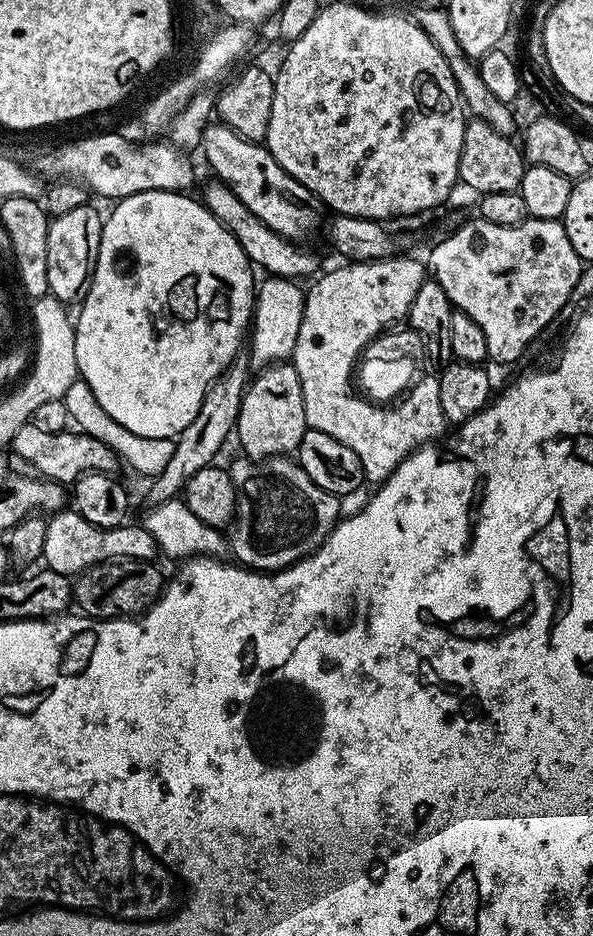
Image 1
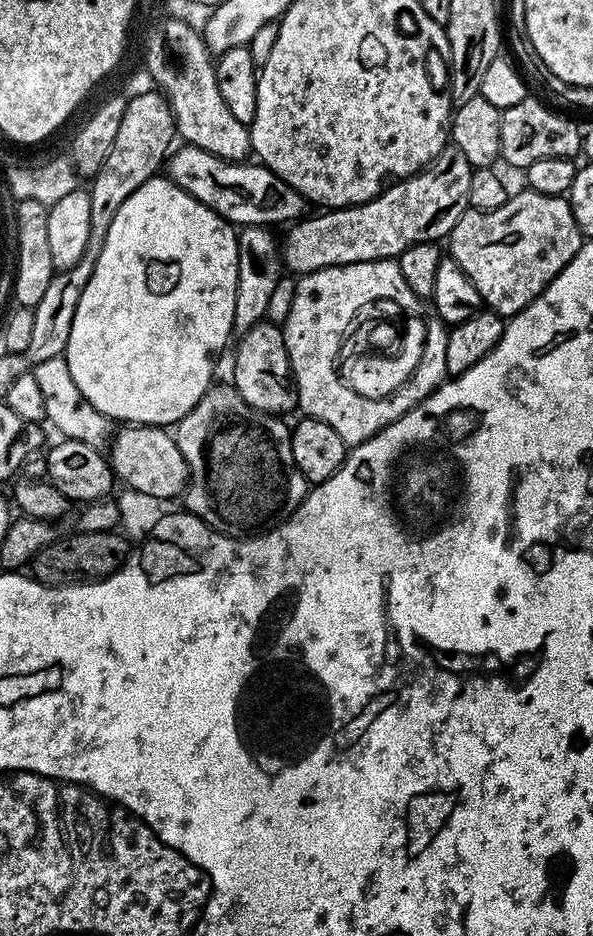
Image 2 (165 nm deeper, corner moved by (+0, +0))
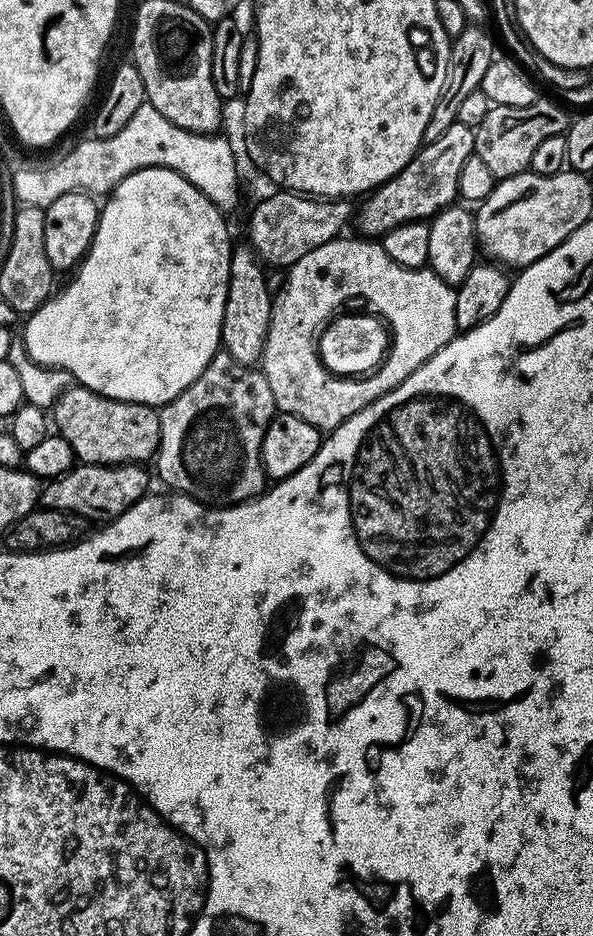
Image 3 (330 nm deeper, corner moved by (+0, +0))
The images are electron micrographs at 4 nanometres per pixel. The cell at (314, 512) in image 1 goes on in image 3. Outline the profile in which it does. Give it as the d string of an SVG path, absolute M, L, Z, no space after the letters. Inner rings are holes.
M217 352L194 383L159 409L160 446L154 465L165 489L220 506L259 496L266 488L262 438L277 412L263 371L238 362L229 352Z

